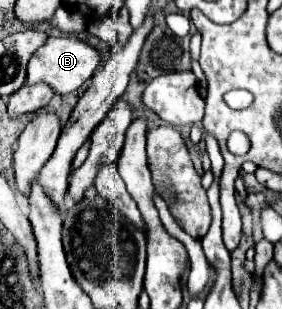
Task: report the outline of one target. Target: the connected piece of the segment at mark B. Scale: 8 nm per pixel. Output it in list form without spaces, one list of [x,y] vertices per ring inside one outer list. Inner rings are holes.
[[[75,36],[49,38],[49,42],[45,46],[41,46],[39,52],[35,52],[31,56],[31,62],[27,66],[27,84],[45,82],[59,96],[65,96],[69,92],[79,90],[95,74],[99,64],[101,64],[101,54],[91,44],[87,44],[87,42],[83,42],[83,40],[75,38]]]

